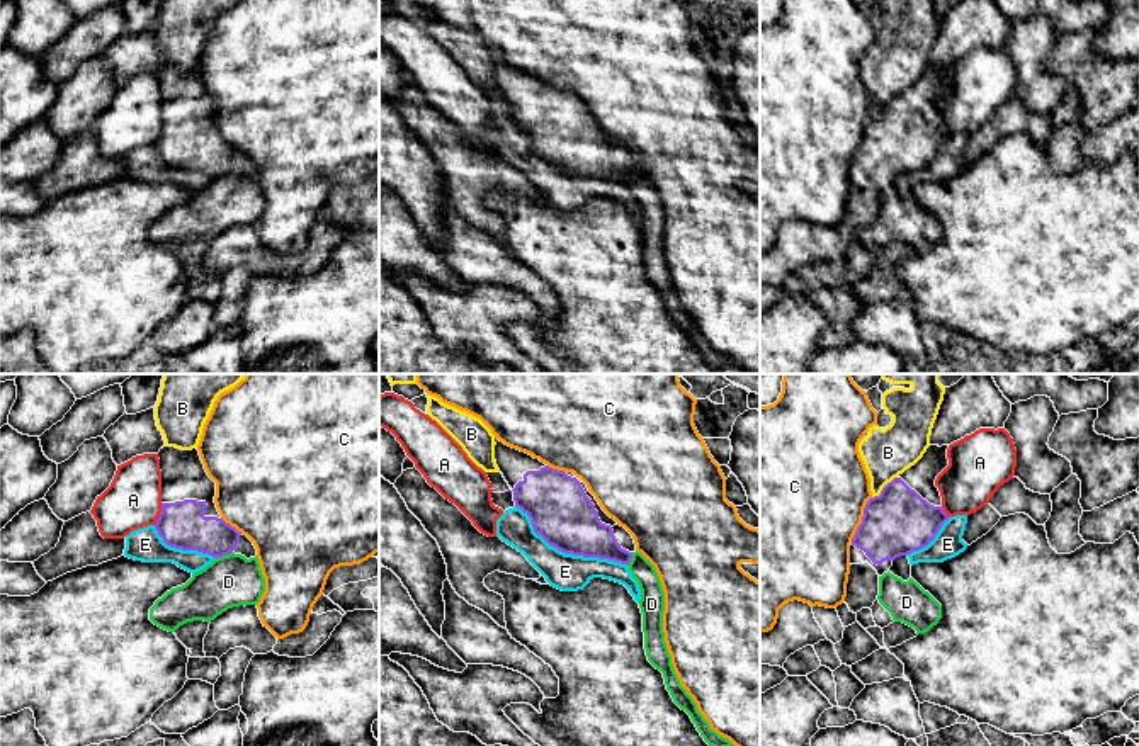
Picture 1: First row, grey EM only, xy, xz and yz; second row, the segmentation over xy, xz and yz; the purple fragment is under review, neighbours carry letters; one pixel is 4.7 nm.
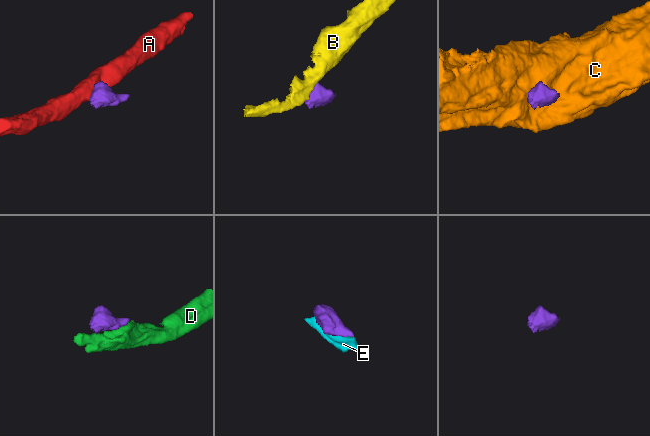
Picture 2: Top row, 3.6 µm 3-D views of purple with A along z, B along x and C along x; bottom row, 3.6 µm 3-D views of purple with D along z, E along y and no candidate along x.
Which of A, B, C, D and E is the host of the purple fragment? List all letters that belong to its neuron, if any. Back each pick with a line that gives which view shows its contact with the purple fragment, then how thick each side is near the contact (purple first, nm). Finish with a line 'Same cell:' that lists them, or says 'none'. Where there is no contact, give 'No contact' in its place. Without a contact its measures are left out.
Same cell: none

